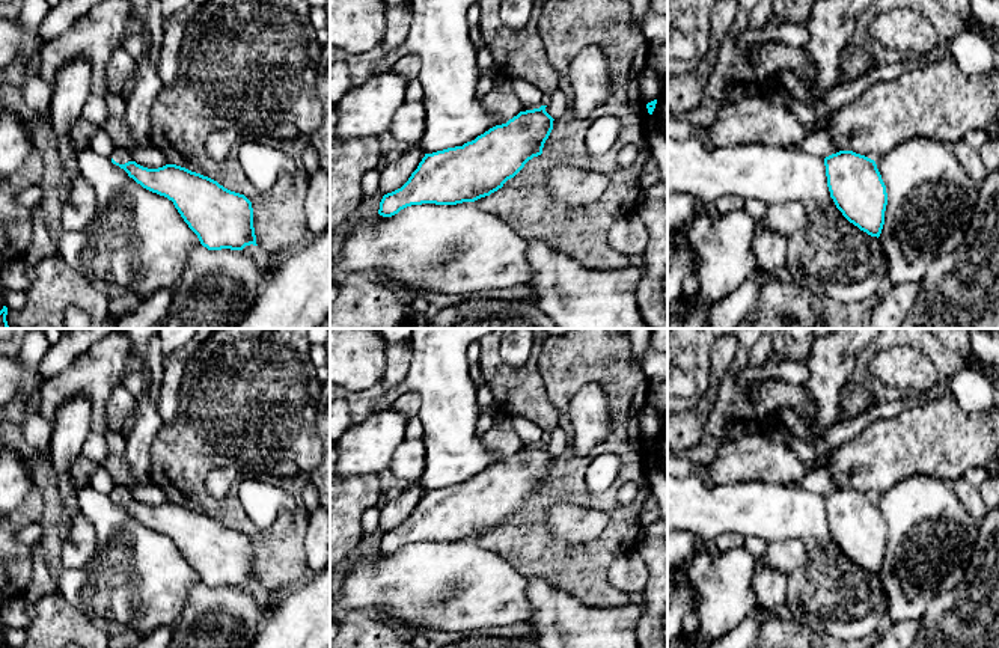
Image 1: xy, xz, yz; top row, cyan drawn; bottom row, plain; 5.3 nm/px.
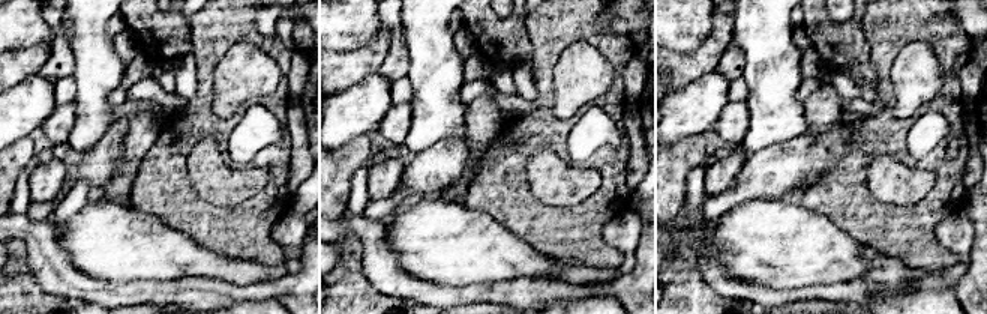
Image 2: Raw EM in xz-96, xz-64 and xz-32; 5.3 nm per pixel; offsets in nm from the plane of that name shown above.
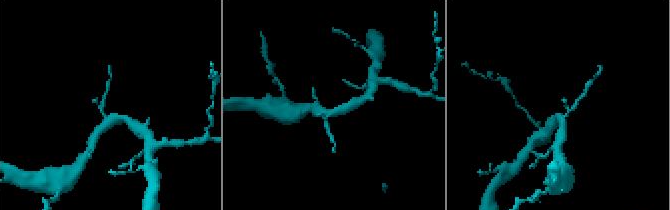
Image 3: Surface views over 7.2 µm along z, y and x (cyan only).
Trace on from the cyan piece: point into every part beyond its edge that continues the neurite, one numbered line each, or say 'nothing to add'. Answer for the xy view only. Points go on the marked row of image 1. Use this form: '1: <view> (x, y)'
1: xy (119, 155)

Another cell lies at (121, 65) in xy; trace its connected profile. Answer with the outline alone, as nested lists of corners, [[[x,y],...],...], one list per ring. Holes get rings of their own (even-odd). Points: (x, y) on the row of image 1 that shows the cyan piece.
[[[124,48],[115,50],[107,63],[107,90],[121,95],[133,71],[133,57]]]

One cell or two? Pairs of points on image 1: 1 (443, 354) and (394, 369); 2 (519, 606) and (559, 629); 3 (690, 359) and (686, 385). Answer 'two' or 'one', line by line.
1: two
2: two
3: two

